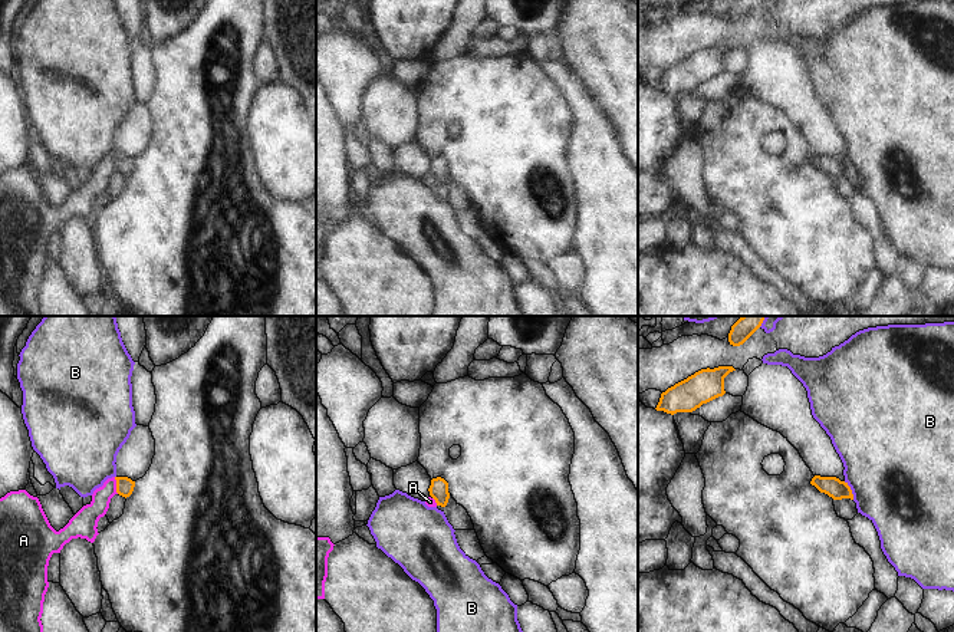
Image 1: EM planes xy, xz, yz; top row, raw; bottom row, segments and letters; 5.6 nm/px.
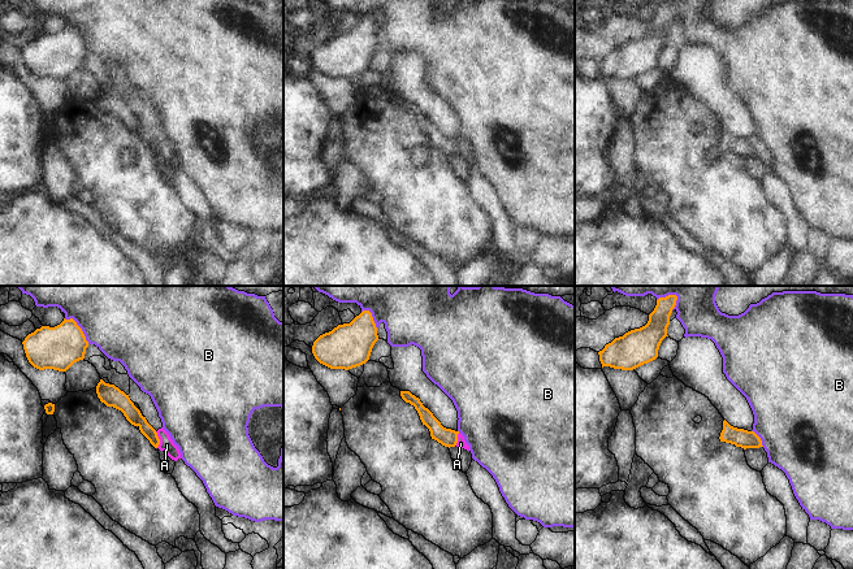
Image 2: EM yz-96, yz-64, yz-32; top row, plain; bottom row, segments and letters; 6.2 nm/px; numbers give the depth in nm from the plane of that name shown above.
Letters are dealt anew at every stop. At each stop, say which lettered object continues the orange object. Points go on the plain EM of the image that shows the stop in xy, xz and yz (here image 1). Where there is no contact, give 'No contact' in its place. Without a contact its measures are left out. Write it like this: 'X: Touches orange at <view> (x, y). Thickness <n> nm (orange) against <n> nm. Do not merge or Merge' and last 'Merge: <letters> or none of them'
A: Touches orange at xy (117, 164). Thickness 100 nm (orange) against 130 nm. Do not merge
B: Touches orange at yz (851, 168). Thickness 110 nm (orange) against 500 nm. Do not merge
Merge: none of them.

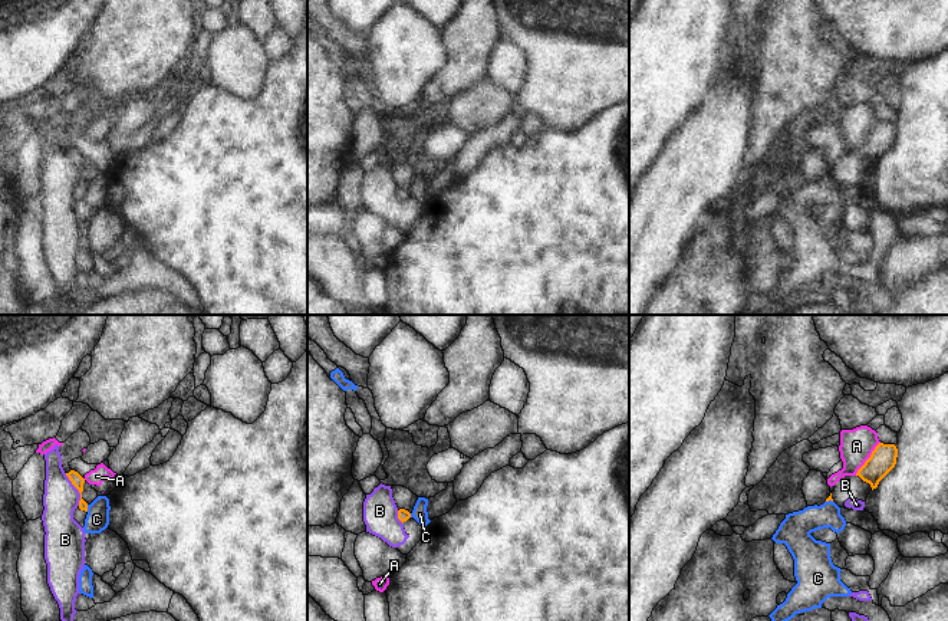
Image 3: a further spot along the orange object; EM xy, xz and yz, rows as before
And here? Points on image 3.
A: Touches orange at yz (868, 137). Thickness 150 nm (orange) against 190 nm. Do not merge
B: Touches orange at xy (76, 166). Thickness 70 nm (orange) against 200 nm. Do not merge
C: Touches orange at xy (86, 186). Thickness 70 nm (orange) against 130 nm. Do not merge
Merge: none of them.

